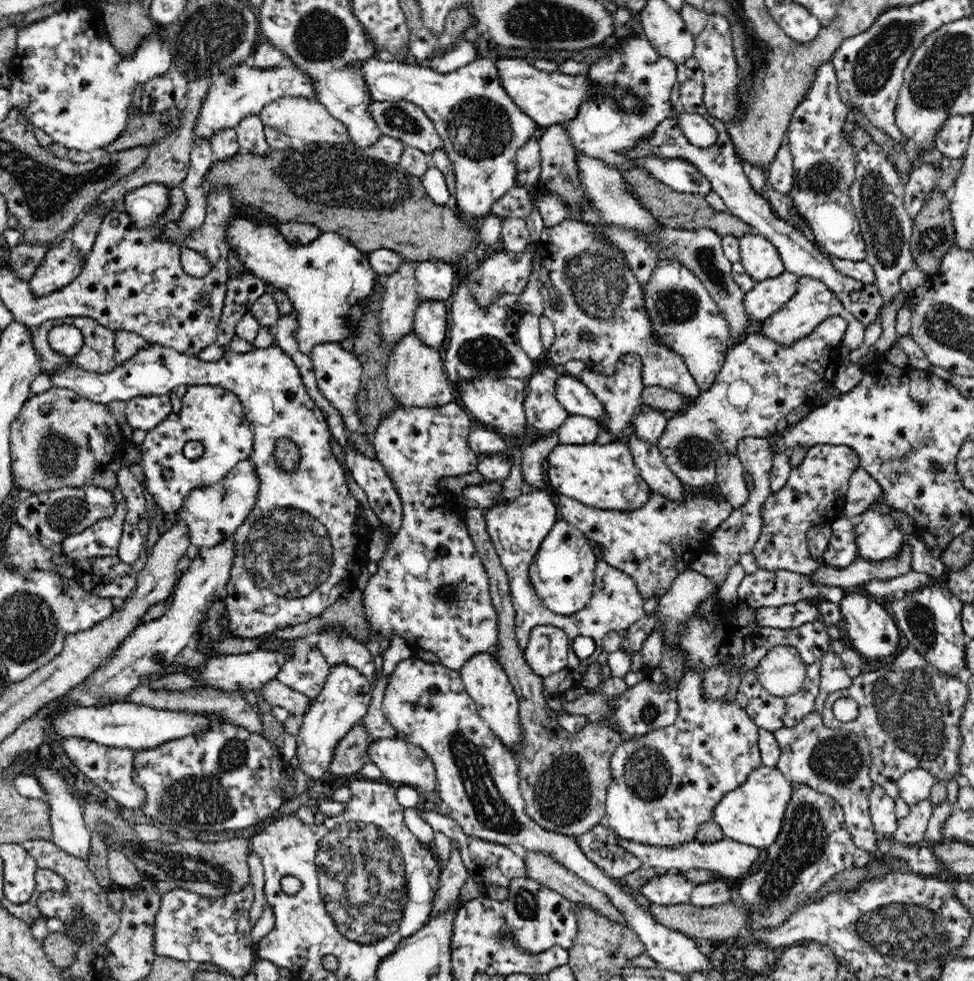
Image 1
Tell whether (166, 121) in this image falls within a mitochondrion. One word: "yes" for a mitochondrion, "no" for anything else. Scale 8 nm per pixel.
yes

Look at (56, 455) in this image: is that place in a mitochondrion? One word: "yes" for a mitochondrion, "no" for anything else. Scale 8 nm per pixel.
yes

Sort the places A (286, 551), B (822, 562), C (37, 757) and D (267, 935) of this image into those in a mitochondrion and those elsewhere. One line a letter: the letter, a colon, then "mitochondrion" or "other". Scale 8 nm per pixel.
A: mitochondrion
B: other
C: other
D: other

